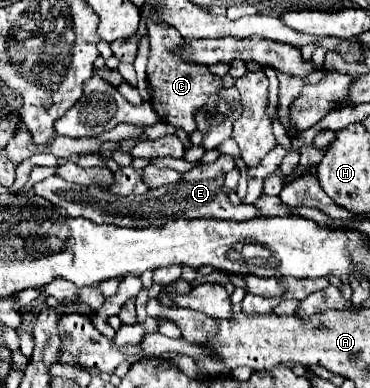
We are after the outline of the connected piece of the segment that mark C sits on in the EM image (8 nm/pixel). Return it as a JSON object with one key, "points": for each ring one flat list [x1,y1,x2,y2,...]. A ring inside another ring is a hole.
{"points":[[163,23,149,25,149,39,151,39,151,55,147,63,147,81,151,91,151,107,159,115,163,123,183,129,191,135,197,129,195,115,207,103,211,95,216,94,223,87,222,79,209,73,209,67,197,63,185,63,179,55,179,49,185,45,185,39,173,31,173,27]]}

